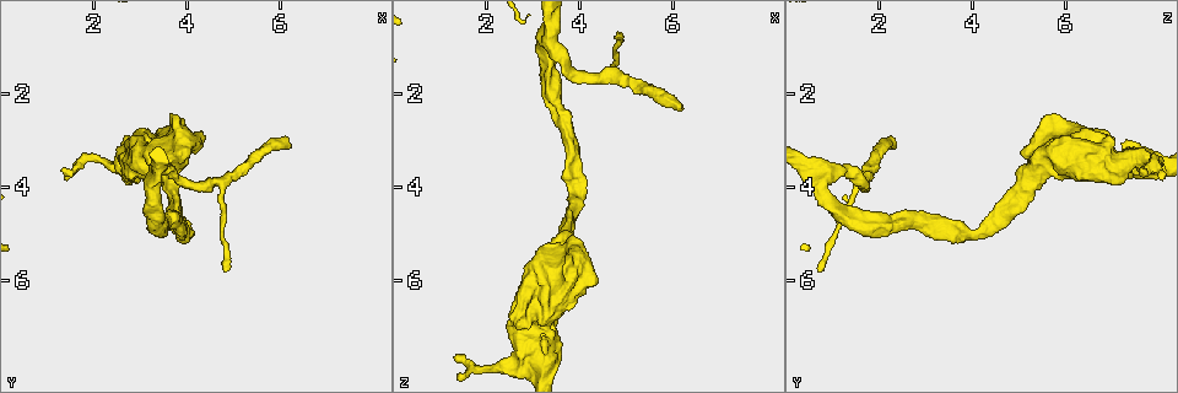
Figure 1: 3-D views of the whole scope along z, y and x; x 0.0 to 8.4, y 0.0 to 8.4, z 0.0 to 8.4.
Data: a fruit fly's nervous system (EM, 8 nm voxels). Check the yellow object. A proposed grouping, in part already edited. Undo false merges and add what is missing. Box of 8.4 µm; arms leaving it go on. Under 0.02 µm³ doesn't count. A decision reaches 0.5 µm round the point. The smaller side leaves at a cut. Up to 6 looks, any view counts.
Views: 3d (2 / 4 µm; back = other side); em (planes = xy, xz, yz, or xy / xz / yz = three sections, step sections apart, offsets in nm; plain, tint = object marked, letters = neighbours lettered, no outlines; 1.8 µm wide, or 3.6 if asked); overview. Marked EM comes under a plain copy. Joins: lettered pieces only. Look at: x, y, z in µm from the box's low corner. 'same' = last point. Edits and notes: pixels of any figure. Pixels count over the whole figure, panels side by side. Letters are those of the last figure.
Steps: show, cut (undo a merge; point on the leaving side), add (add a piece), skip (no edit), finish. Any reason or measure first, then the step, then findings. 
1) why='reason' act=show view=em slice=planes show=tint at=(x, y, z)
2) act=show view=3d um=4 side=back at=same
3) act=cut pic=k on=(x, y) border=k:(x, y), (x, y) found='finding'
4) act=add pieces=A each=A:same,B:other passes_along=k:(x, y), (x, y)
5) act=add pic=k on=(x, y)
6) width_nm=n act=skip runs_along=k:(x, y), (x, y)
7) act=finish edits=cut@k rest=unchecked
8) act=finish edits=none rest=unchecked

why='an open end' act=show view=3d um=2 side=back at=(1.30, 3.55, 7.65)

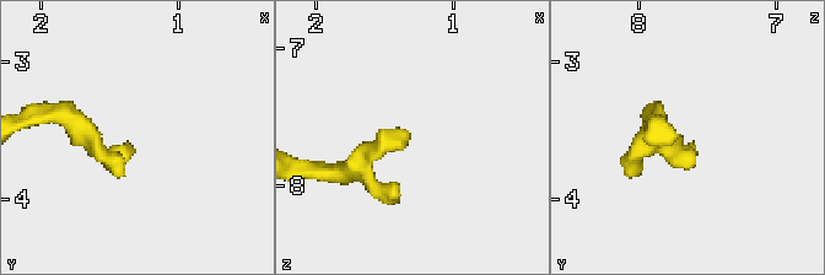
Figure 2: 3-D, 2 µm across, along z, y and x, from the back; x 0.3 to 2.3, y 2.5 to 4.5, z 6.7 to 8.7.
act=show view=em slice=planes show=letters at=(1.36, 3.58, 7.62)

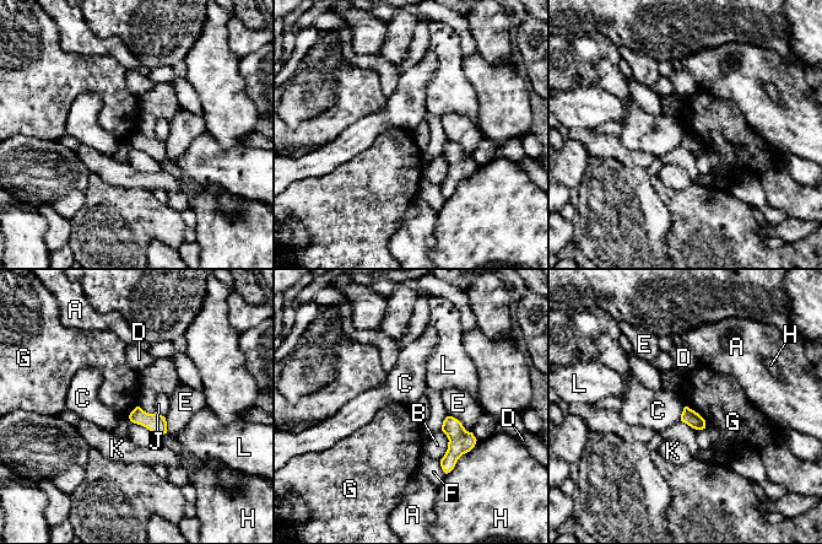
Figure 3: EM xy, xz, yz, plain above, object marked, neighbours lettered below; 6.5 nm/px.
longest_contact=H:300nm act=skip each=A:other,B:other,C:other,D:other,E:other,F:other,G:other,H:other,J:other,K:other,L:other border=3:(686, 405), (704, 420), (706, 427) found='no lettered piece goes on from it'

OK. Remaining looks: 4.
why='free end' act=show view=3d um=4 at=(6.10, 3.15, 2.35)

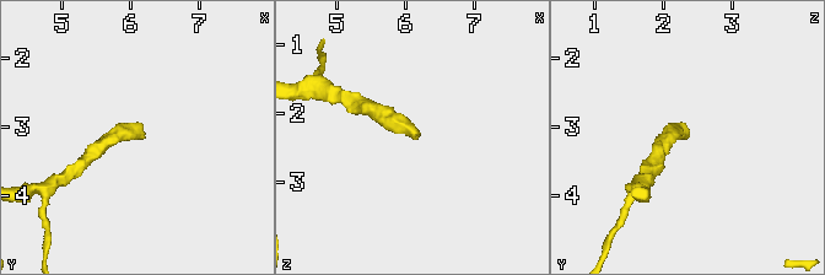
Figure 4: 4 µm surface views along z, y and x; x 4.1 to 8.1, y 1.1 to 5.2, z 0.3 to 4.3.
why='now the EM' act=show view=em slice=yz step=4 show=tint at=(6.20, 3.15, 2.40)

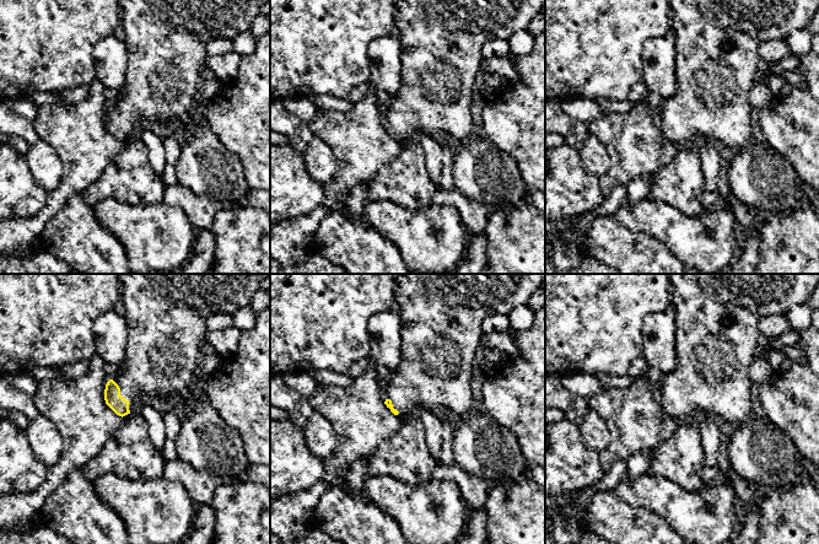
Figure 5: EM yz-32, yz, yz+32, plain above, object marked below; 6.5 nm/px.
act=show view=em slice=planes show=letters at=same

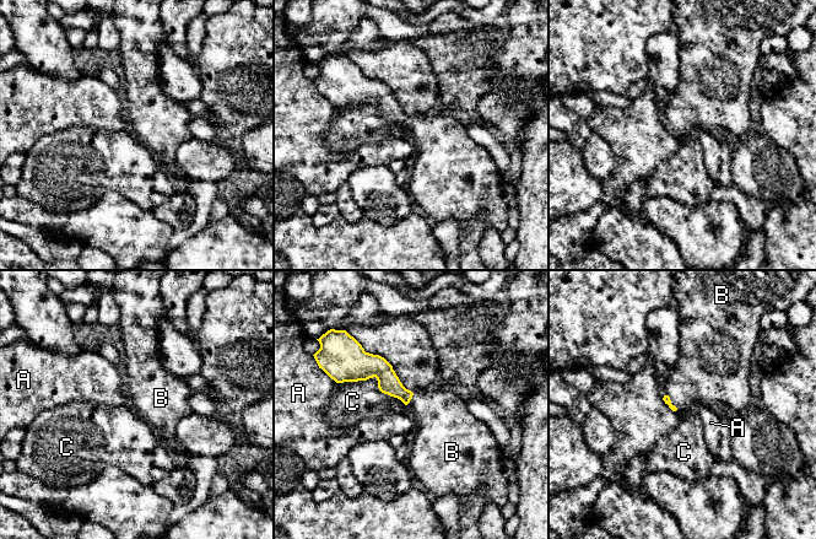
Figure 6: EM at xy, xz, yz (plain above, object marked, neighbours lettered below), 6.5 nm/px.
longest_contact=C:480nm act=add pieces=B each=A:other,B:same,C:other passes_along=6:(666, 398), (670, 402), (700, 377) found='the neuron continues'

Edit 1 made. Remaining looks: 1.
act=finish edits=add@6 rest=unchecked

